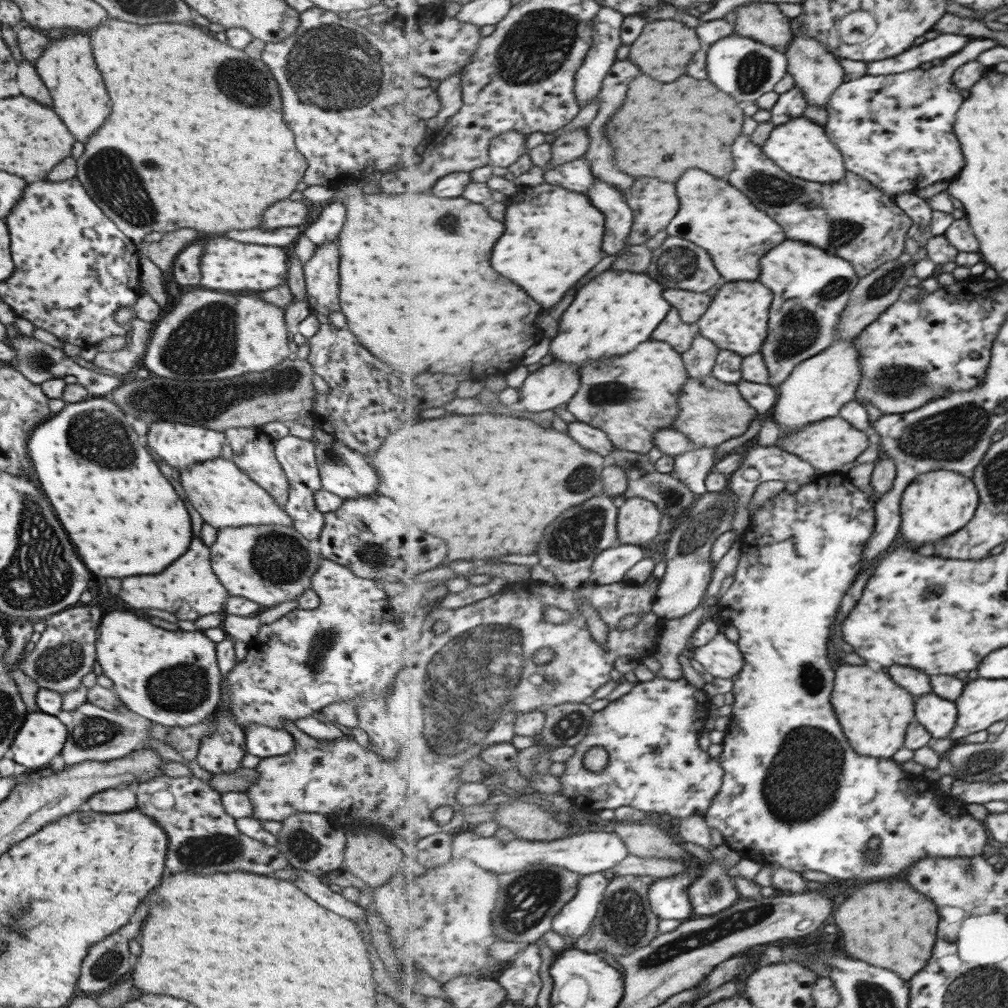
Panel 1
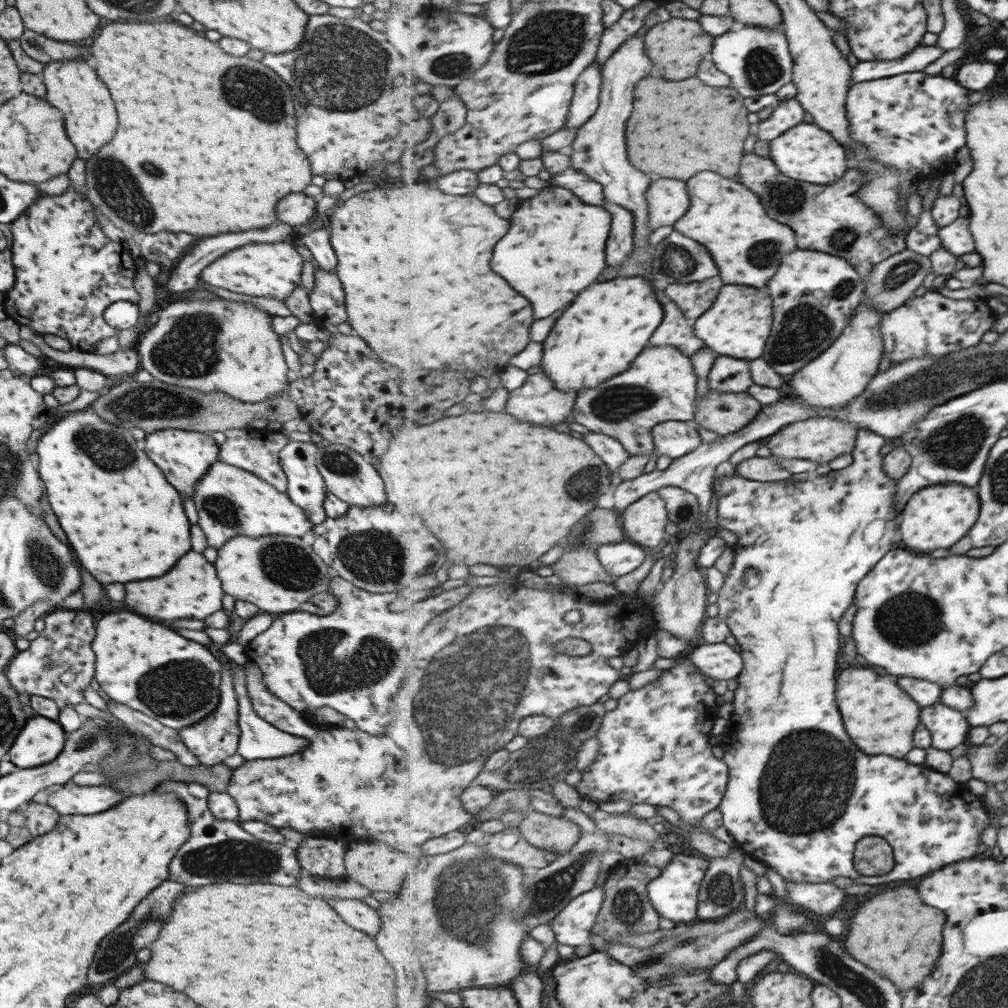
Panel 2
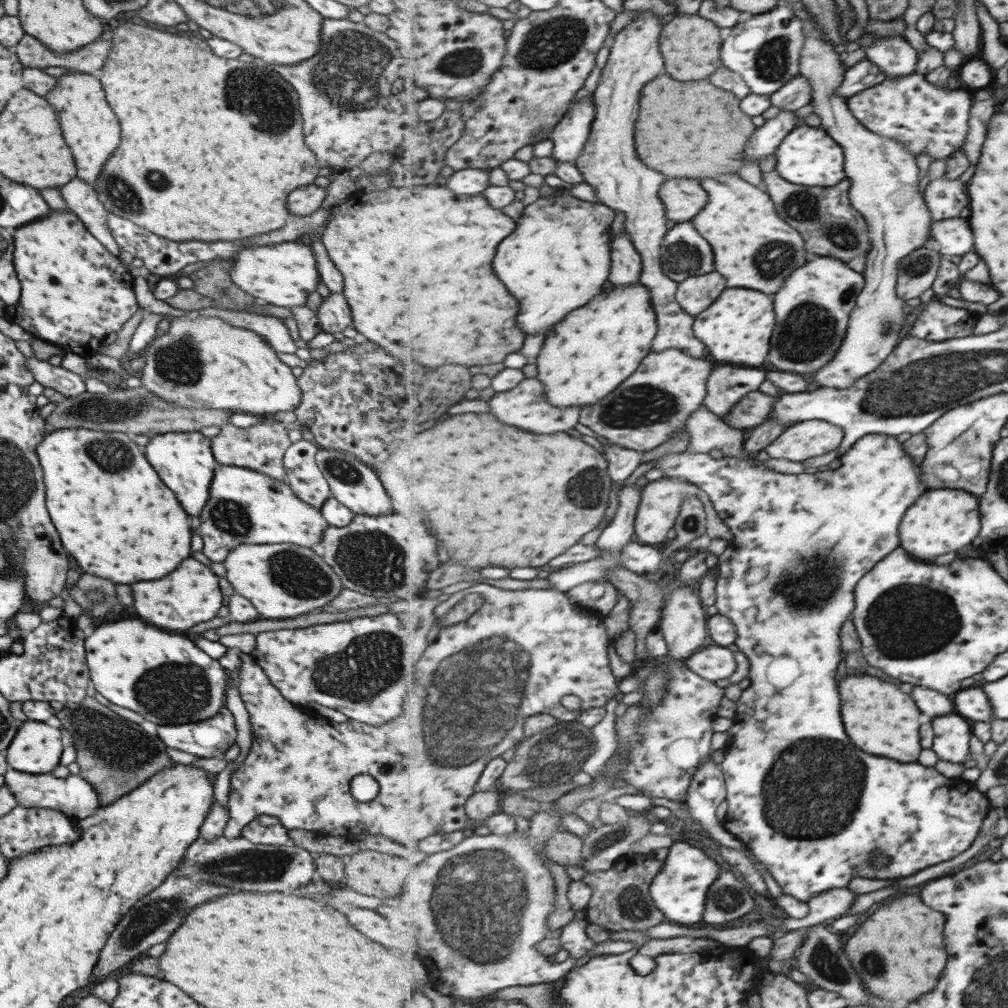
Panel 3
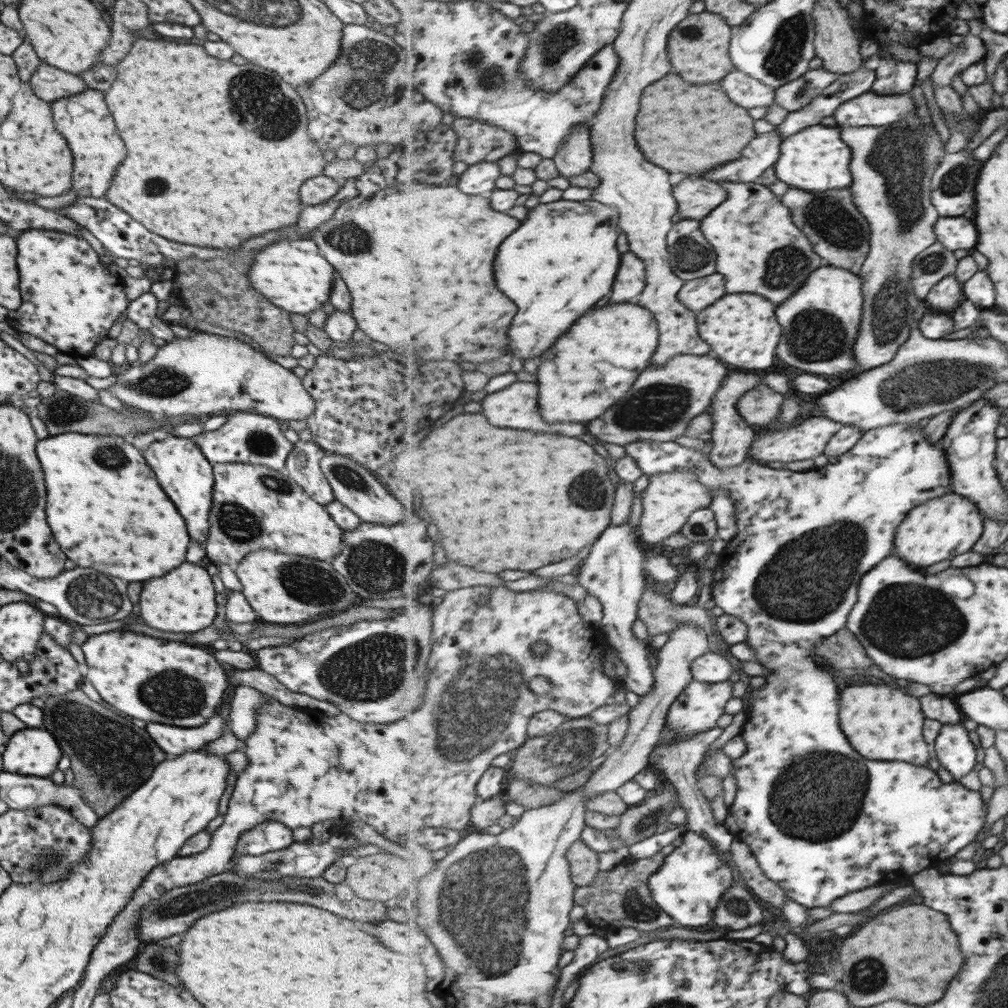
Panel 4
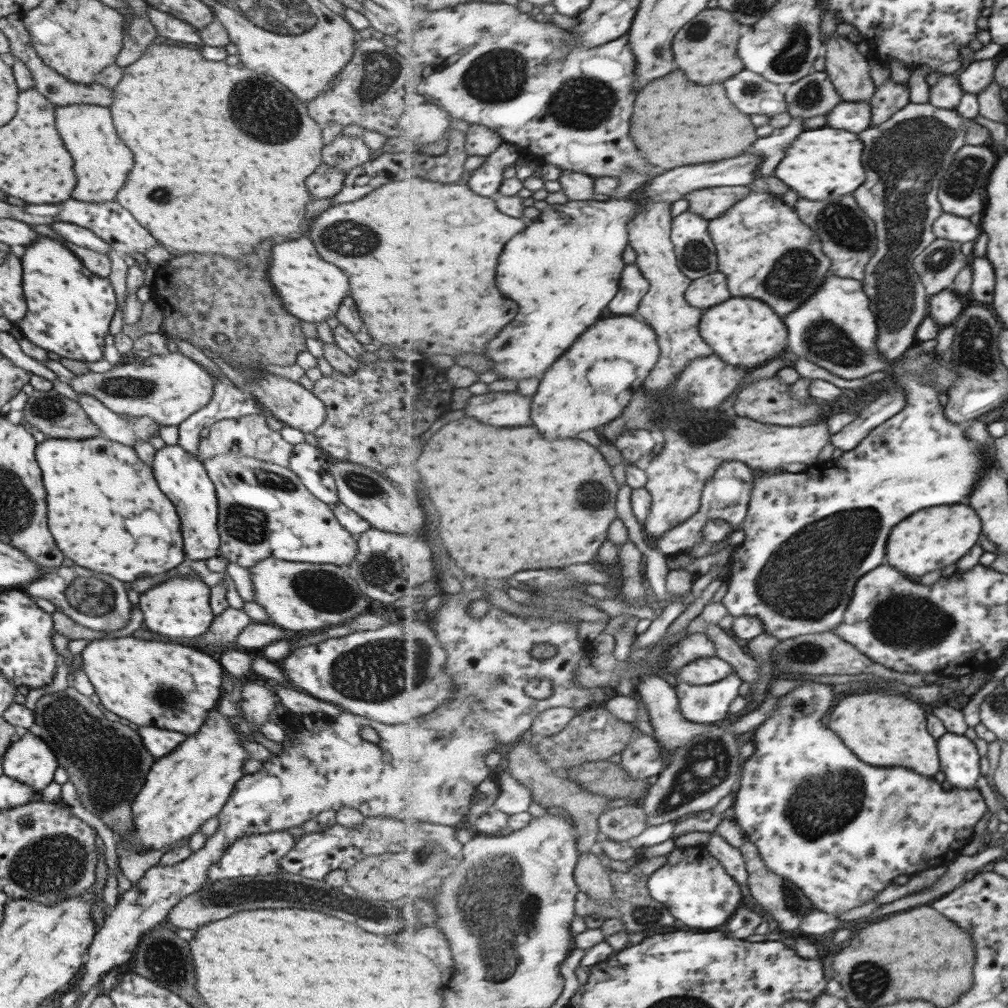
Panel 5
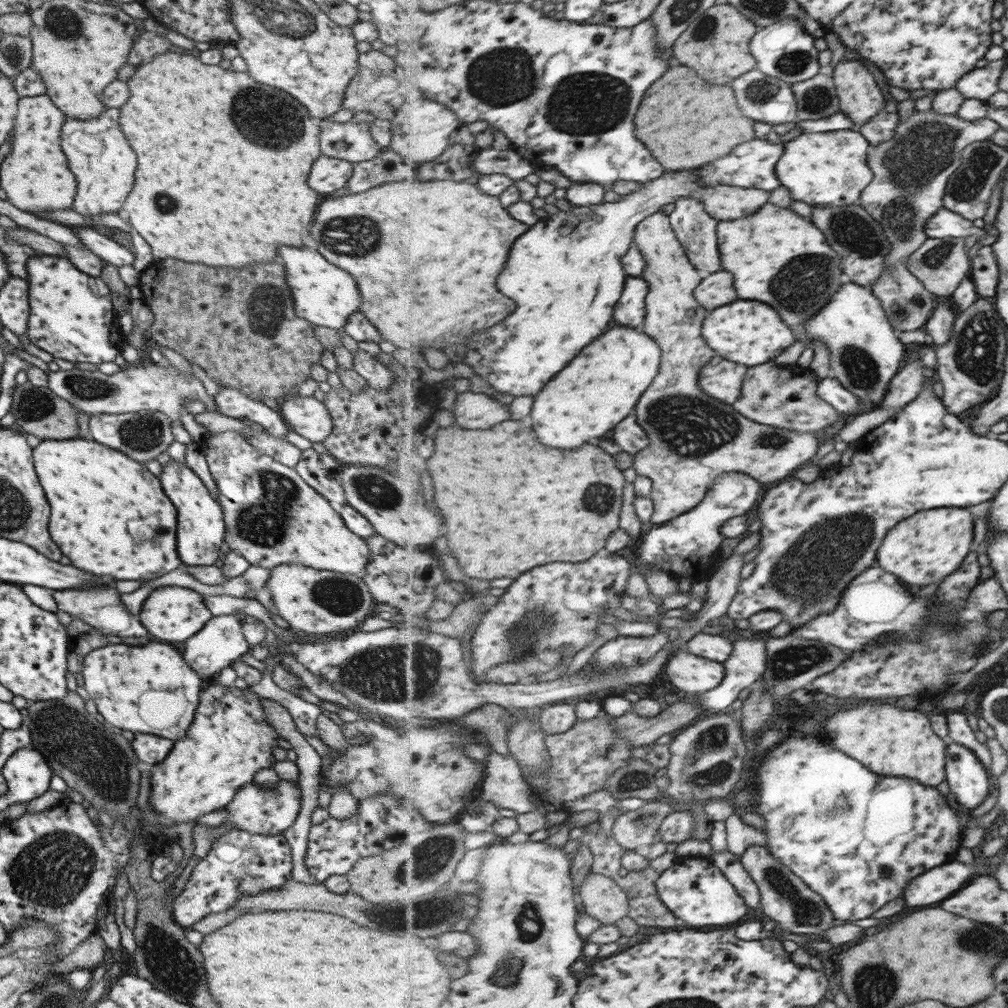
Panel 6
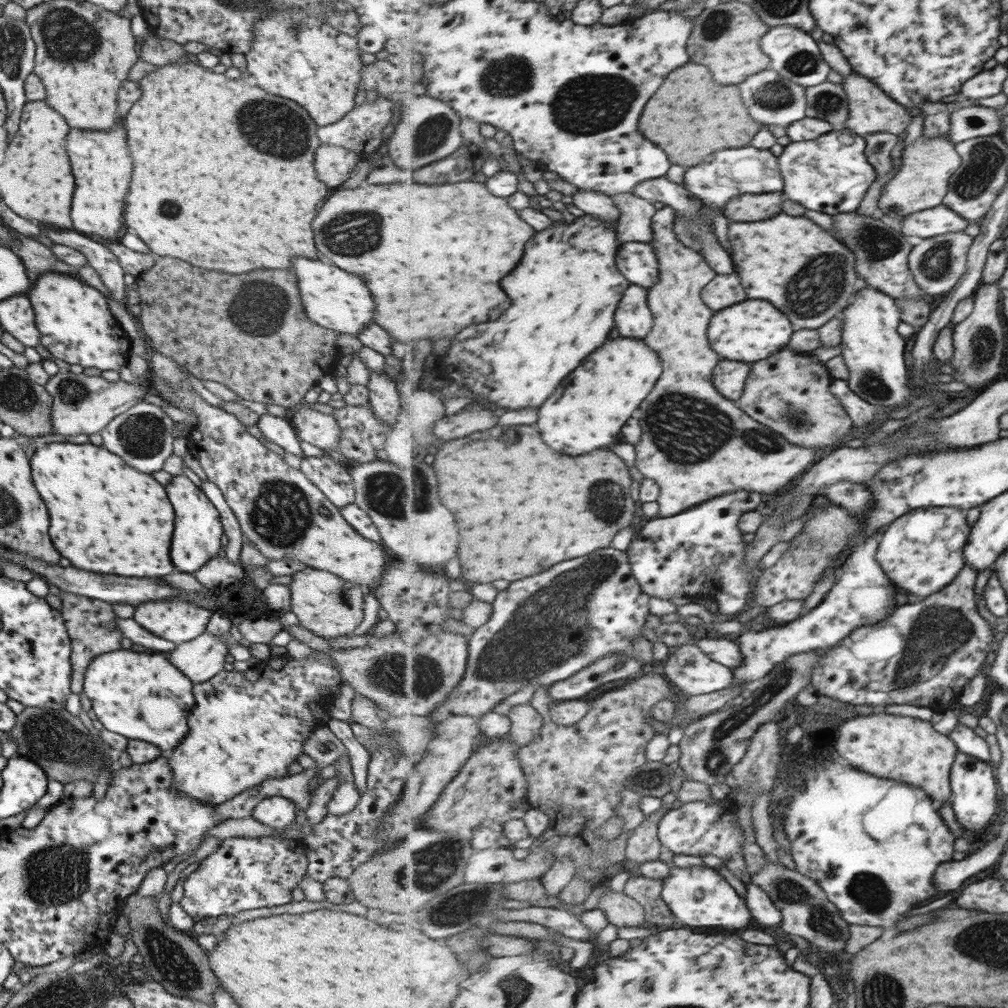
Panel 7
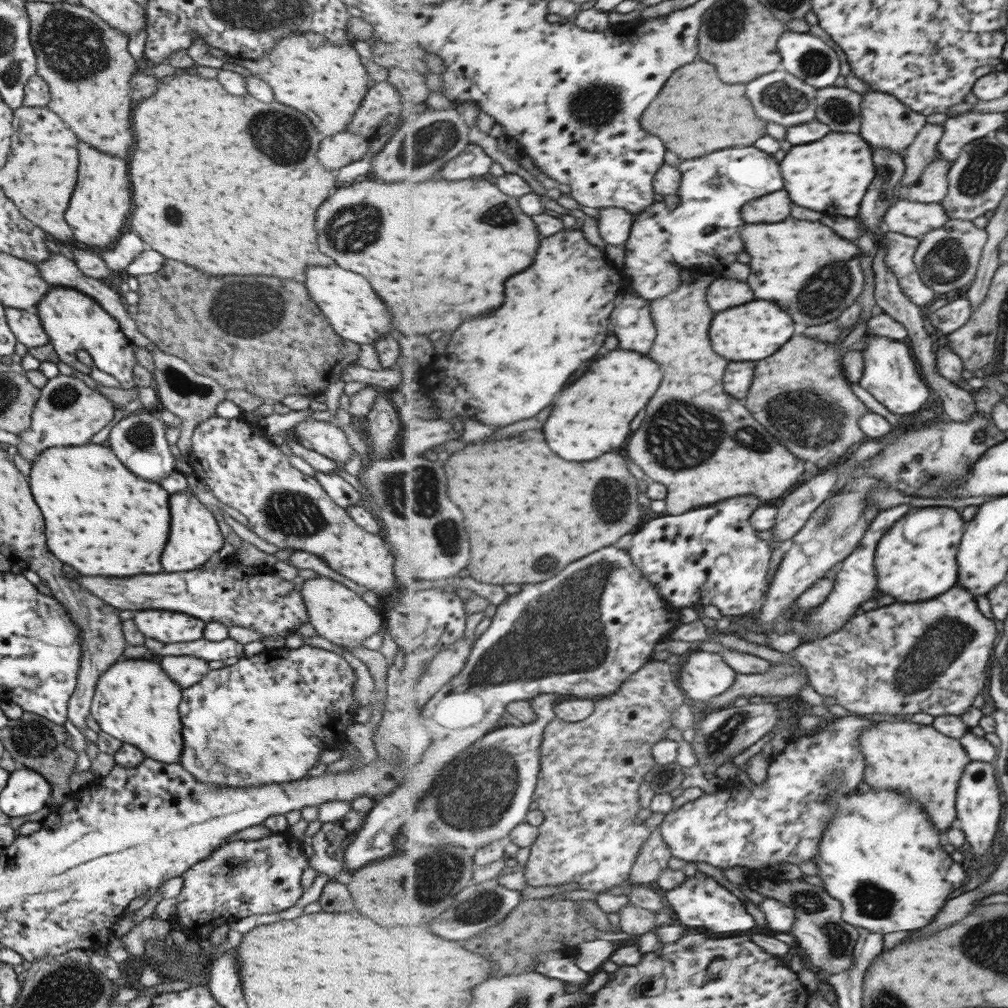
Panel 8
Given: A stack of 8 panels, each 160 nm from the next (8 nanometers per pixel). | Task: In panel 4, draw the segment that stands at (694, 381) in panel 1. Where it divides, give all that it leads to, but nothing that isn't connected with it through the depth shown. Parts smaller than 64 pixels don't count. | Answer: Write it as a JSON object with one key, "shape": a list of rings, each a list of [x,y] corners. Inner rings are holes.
{"shape":[[[761,384],[759,388],[743,395],[737,402],[737,408],[749,425],[762,426],[769,424],[769,422],[774,424],[777,422],[783,408],[785,408],[785,402],[783,394],[779,394],[769,385]]]}

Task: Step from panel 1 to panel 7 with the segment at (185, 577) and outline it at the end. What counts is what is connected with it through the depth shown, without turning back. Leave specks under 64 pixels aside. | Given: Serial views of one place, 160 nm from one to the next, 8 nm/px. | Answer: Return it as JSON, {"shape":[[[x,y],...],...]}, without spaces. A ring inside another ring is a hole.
{"shape":[[[155,600],[155,602],[139,604],[135,608],[135,612],[133,612],[133,620],[141,628],[149,630],[151,634],[155,634],[159,638],[165,638],[173,645],[177,645],[181,644],[181,642],[193,640],[193,638],[197,638],[199,634],[202,634],[206,630],[206,624],[212,613],[210,610],[197,606],[195,601]]]}

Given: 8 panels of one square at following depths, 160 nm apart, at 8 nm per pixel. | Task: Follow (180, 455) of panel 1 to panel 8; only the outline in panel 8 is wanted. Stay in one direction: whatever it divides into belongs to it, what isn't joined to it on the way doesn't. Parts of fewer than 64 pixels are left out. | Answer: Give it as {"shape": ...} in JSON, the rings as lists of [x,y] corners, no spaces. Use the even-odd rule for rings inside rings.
{"shape":[[[177,492],[169,495],[169,538],[165,544],[165,550],[161,554],[161,568],[165,572],[181,572],[181,570],[193,570],[202,566],[204,561],[211,559],[219,548],[223,546],[223,537],[219,533],[215,515],[211,510],[197,500],[193,494]]]}

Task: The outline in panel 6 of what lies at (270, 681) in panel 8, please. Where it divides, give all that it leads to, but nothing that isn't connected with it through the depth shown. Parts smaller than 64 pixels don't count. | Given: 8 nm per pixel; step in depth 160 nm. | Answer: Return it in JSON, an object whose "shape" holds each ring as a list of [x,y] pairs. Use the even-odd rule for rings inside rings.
{"shape":[[[218,684],[201,689],[198,696],[200,701],[189,730],[186,730],[181,740],[173,744],[169,749],[169,754],[161,762],[151,765],[149,771],[149,806],[154,812],[164,814],[167,820],[176,824],[193,822],[204,814],[224,808],[241,785],[252,782],[257,770],[269,768],[275,762],[271,747],[277,745],[275,738],[278,736],[274,733],[273,727],[264,719],[261,698],[255,697],[248,687],[241,690],[235,687],[222,687]]]}

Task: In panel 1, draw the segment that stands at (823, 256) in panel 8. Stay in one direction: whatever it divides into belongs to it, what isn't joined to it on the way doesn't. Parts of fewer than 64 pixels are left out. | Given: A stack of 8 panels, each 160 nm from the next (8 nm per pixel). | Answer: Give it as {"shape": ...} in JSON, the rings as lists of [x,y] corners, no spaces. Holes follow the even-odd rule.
{"shape":[[[687,170],[677,182],[677,196],[681,198],[681,210],[666,229],[667,234],[689,238],[699,246],[705,246],[705,250],[713,254],[717,270],[721,270],[729,282],[757,280],[761,276],[759,260],[771,248],[788,239],[785,230],[763,210],[751,204],[751,200],[741,190],[721,178],[711,176],[705,170]]]}

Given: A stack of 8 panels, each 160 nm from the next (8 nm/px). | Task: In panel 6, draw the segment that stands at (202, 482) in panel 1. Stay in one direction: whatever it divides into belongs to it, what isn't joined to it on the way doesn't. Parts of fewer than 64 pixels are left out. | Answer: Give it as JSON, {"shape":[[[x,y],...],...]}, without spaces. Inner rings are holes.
{"shape":[[[215,432],[206,433],[206,438],[199,444],[201,452],[204,454],[207,466],[210,471],[211,478],[215,483],[215,500],[220,505],[222,510],[222,517],[224,522],[224,530],[227,537],[224,538],[225,542],[230,550],[242,556],[249,565],[261,566],[263,568],[273,568],[280,564],[294,564],[307,566],[317,570],[330,570],[333,572],[360,576],[364,571],[365,565],[369,560],[369,549],[365,544],[365,541],[360,536],[353,534],[348,528],[345,528],[341,517],[338,515],[338,511],[331,508],[331,505],[327,503],[313,488],[311,488],[296,472],[293,468],[283,466],[279,462],[275,462],[270,456],[261,453],[256,448],[253,448],[243,436],[239,436],[237,432]]]}

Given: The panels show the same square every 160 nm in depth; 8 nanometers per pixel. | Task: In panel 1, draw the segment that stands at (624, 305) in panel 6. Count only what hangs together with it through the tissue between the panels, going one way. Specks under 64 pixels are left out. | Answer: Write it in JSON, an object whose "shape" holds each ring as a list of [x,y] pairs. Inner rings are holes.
{"shape":[[[601,179],[594,180],[587,195],[606,216],[605,252],[617,254],[621,248],[627,247],[626,242],[634,223],[634,210],[618,186]]]}

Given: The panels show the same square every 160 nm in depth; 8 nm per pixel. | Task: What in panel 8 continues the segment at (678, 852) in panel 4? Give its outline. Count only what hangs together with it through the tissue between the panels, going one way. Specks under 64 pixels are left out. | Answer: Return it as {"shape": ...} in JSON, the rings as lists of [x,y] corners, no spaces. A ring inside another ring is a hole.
{"shape":[[[697,872],[695,876],[687,878],[687,882],[683,886],[666,891],[665,896],[678,920],[687,928],[707,928],[717,934],[725,932],[721,936],[733,936],[757,926],[755,918],[745,910],[743,902],[707,874]]]}

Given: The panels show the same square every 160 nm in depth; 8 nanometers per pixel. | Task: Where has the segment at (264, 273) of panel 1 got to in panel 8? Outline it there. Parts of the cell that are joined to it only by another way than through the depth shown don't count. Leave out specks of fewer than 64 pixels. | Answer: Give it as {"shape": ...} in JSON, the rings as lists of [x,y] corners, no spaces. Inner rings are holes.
{"shape":[[[309,266],[305,270],[305,288],[329,326],[343,339],[371,345],[376,338],[393,332],[389,312],[361,274],[351,274],[339,266]]]}

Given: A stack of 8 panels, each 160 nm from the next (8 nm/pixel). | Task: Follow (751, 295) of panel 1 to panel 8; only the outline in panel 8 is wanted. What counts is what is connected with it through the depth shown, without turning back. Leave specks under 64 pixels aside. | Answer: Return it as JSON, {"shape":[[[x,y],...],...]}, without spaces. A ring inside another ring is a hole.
{"shape":[[[765,300],[747,302],[745,306],[737,306],[717,314],[717,318],[713,320],[713,330],[711,330],[713,348],[717,350],[717,354],[735,362],[764,361],[763,358],[773,356],[779,348],[792,340],[793,334],[795,334],[793,318],[785,310],[781,310],[777,304],[765,302]]]}

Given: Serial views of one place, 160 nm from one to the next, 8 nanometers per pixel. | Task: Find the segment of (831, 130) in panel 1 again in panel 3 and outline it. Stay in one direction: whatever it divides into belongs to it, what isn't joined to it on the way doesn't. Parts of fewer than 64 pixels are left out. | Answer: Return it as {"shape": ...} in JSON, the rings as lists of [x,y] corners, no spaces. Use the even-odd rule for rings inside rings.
{"shape":[[[913,73],[887,78],[881,84],[854,94],[848,105],[869,130],[902,142],[915,157],[926,152],[935,161],[949,160],[965,144],[973,102],[964,86],[959,89],[935,86],[925,75]]]}

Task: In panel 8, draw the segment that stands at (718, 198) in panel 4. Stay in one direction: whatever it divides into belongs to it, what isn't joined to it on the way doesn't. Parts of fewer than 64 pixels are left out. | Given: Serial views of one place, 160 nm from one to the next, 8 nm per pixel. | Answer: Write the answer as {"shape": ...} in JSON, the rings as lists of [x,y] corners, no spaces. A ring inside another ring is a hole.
{"shape":[[[785,190],[769,194],[765,198],[749,201],[742,210],[742,218],[749,224],[757,222],[783,222],[791,216],[793,202],[789,200],[789,194]]]}

